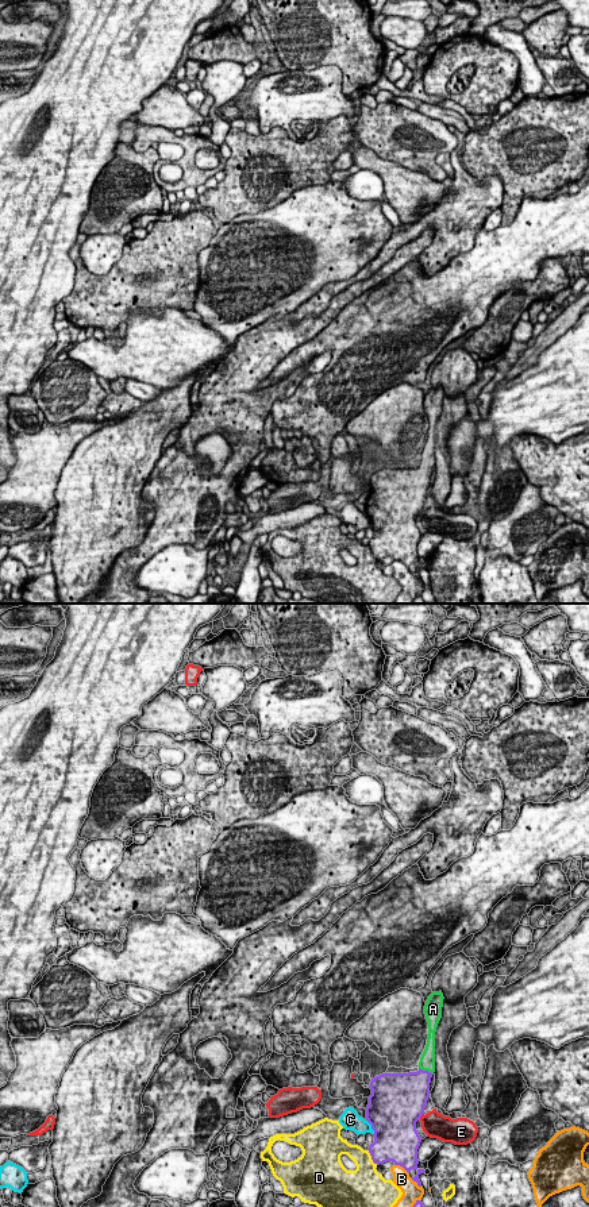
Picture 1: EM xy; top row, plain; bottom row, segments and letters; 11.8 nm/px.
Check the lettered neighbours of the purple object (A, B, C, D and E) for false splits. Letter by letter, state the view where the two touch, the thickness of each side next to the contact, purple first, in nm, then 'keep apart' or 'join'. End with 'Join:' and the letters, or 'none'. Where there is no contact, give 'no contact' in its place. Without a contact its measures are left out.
A: contact in xy; calibres 380 and 190 nm; join
B: contact in xy; calibres 420 and 200 nm; keep apart
C: contact in xy; calibres 480 and 200 nm; keep apart
D: contact in xy; calibres 360 and 300 nm; keep apart
E: contact in xy; calibres 500 and 300 nm; keep apart
Join: A

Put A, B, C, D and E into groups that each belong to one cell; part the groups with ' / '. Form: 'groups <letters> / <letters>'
groups A / B / C / D / E

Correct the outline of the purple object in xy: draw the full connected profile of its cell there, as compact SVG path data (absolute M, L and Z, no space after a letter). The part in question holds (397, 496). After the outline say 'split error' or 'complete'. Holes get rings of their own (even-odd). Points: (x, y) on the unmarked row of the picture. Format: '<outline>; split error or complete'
M439 386L426 396L424 409L430 427L419 466L382 468L370 477L366 514L374 525L374 537L367 545L377 560L392 556L408 568L417 564L421 533L416 517L424 509L430 493L430 478L435 467L435 427L442 413L443 394Z; split error

